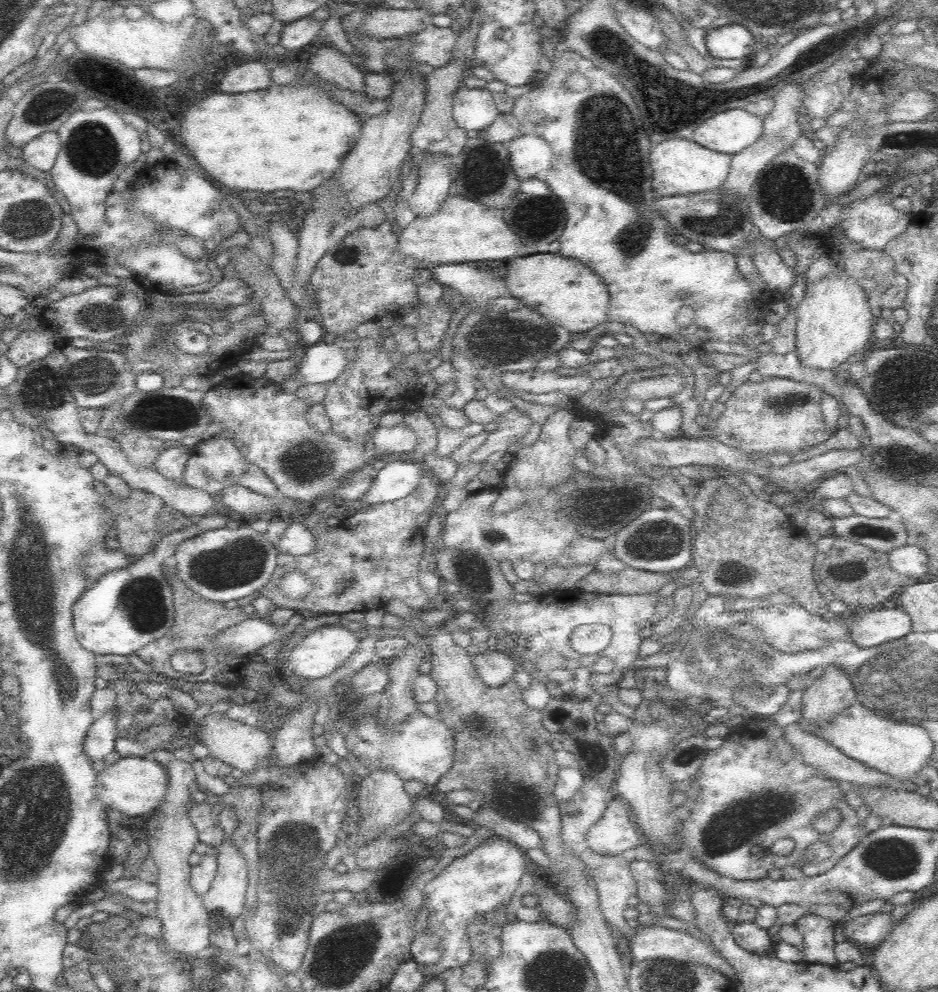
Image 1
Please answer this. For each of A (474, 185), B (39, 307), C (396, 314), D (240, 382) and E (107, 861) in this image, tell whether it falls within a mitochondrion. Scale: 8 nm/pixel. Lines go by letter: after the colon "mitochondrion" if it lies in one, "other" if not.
A: other
B: other
C: other
D: other
E: other

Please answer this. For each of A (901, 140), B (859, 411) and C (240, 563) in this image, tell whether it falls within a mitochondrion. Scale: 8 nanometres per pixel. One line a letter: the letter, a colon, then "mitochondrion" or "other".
A: mitochondrion
B: other
C: mitochondrion

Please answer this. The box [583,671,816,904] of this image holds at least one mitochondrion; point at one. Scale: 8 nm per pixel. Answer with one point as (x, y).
(726, 833)

